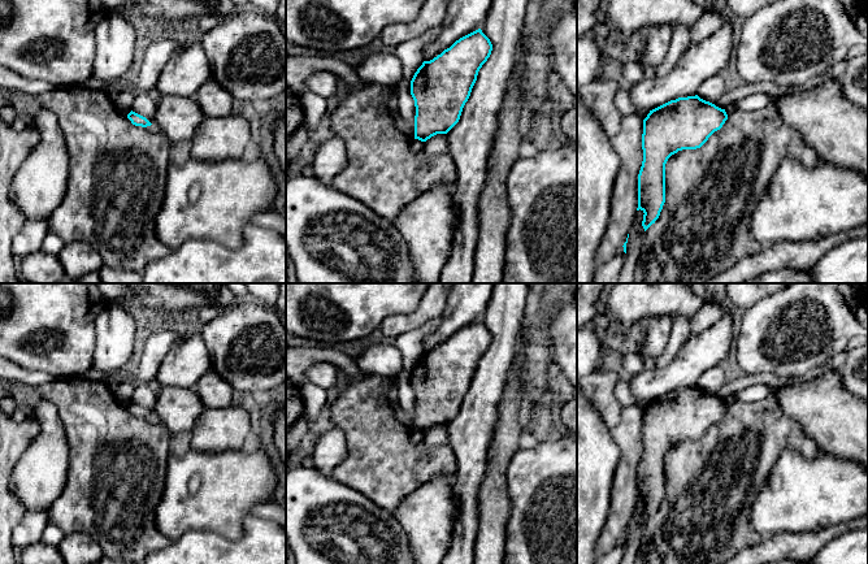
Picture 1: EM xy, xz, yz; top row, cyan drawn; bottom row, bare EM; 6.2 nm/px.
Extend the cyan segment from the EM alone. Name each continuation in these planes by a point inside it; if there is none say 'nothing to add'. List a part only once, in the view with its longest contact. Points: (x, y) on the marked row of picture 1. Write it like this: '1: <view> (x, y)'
nothing to add

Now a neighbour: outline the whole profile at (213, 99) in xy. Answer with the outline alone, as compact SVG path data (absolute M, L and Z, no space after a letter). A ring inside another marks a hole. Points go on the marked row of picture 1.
M213 78L198 90L195 100L205 117L226 117L231 114L233 97Z

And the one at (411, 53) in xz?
M431 29L424 35L398 45L396 55L403 66L403 81L411 82L417 69L424 62L424 47L439 35L439 29Z

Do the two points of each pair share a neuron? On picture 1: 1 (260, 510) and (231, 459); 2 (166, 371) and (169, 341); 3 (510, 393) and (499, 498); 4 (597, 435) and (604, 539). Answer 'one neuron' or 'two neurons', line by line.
1: two neurons
2: two neurons
3: one neuron
4: two neurons

